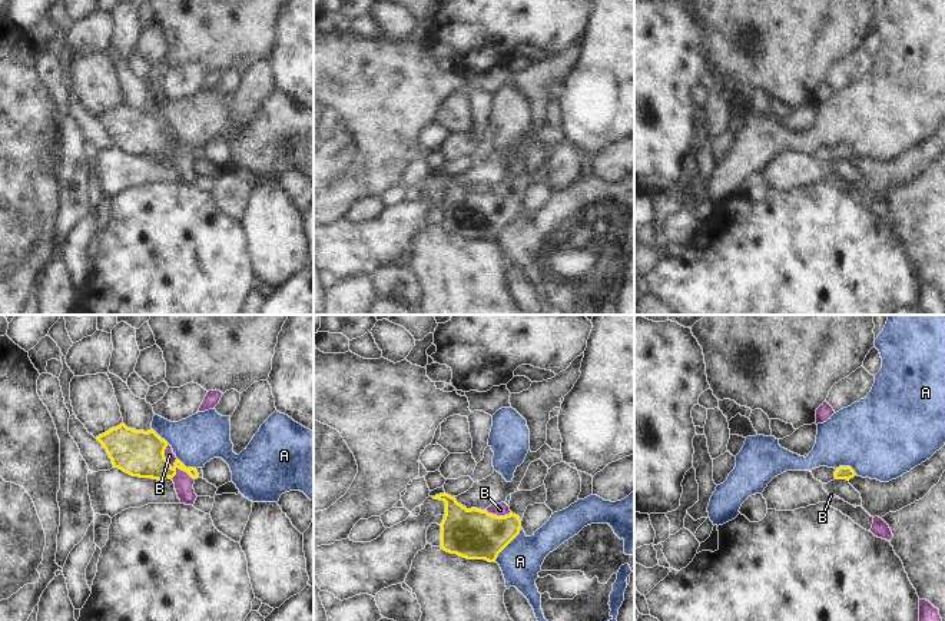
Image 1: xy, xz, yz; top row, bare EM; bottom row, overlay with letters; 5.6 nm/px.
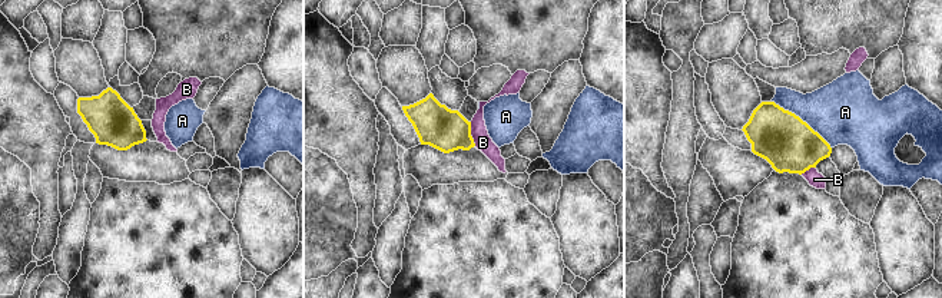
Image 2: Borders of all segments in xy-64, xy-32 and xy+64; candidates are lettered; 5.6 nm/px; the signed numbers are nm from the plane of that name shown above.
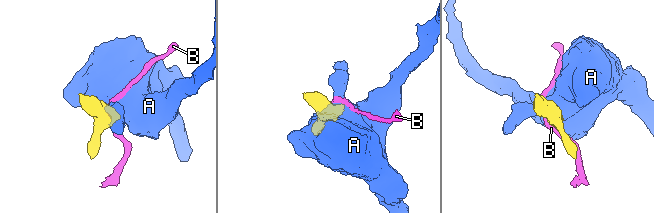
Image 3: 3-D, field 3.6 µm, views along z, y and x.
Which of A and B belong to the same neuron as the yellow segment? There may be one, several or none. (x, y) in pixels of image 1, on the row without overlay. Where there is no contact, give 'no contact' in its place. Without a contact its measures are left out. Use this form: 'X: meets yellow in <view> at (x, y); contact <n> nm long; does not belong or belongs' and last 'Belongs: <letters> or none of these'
A: meets yellow in xz at (506, 225); contact 220 nm long; does not belong
B: meets yellow in xy at (171, 146); contact 260 nm long; does not belong
Belongs: none of these

